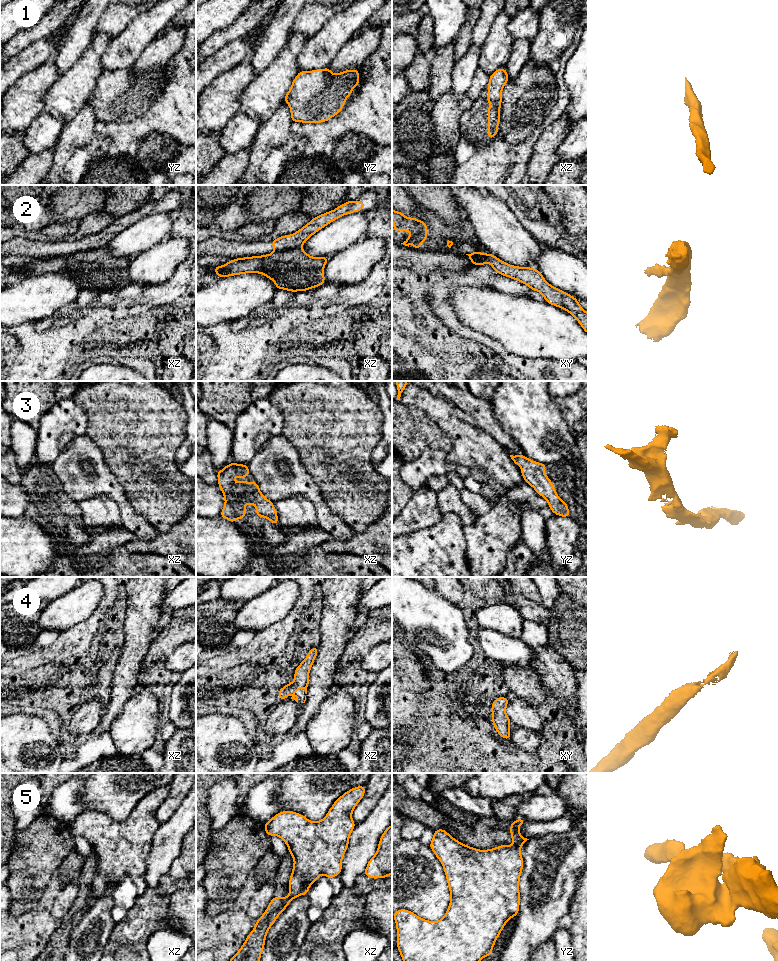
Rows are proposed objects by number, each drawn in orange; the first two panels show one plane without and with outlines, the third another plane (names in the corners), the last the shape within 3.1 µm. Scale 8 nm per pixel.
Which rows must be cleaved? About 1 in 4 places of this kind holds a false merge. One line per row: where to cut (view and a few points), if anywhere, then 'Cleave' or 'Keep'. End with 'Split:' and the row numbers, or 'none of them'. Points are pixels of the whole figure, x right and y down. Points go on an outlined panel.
1: No split. Keep
2: Split along xz (300, 248), (282, 249), (274, 252). Cleave
3: No split. Keep
4: No split. Keep
5: Split along yz (514, 844), (519, 849). Cleave
Split: 2, 5

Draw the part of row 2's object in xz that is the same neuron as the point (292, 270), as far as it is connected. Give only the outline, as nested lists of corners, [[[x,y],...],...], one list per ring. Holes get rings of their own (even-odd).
[[[303,249],[282,250],[230,260],[216,266],[214,272],[220,278],[245,273],[264,274],[274,281],[277,289],[307,291],[325,283],[324,266],[328,260],[328,257],[311,257]]]

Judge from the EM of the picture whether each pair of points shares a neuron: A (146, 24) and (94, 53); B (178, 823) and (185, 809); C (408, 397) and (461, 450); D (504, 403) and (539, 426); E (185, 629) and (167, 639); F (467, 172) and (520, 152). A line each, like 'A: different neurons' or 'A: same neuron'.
A: different neurons
B: same neuron
C: same neuron
D: same neuron
E: same neuron
F: same neuron

